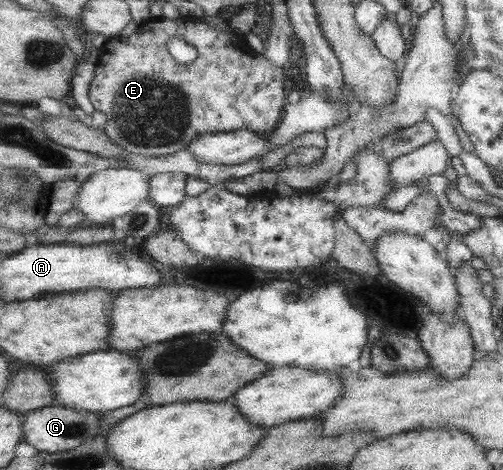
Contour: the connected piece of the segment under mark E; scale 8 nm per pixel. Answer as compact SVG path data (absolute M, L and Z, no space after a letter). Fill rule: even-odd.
M177 16L173 19L163 18L161 20L147 19L140 23L137 26L137 30L133 32L130 36L126 37L115 37L108 39L105 42L105 45L101 47L101 56L98 61L97 71L95 79L91 84L90 89L90 100L92 104L99 109L102 113L107 115L107 122L103 127L106 134L115 142L118 143L122 149L125 149L128 153L137 153L137 155L143 157L159 157L167 156L178 151L185 150L186 147L195 139L195 137L201 137L207 133L219 133L226 131L237 131L237 130L249 130L253 132L262 133L264 131L273 131L279 125L279 119L281 117L281 111L284 110L287 102L288 91L285 90L285 71L282 67L279 67L273 60L270 60L267 56L263 54L258 54L249 45L245 40L245 35L239 35L237 32L233 32L230 29L230 32L217 31L207 25L203 20L197 19L197 25L193 23L193 19L187 16ZM173 37L182 37L189 44L192 44L199 57L197 61L193 63L187 63L187 65L181 65L173 59L173 55L169 53L167 49L167 43L173 39Z

